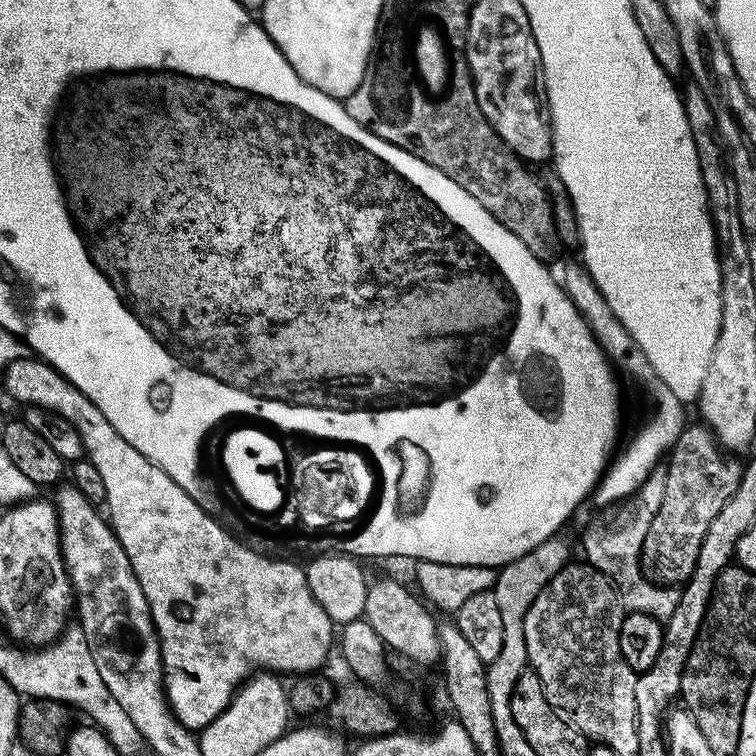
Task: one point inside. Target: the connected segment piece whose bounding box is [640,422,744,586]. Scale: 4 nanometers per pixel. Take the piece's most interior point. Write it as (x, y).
(700, 478)

